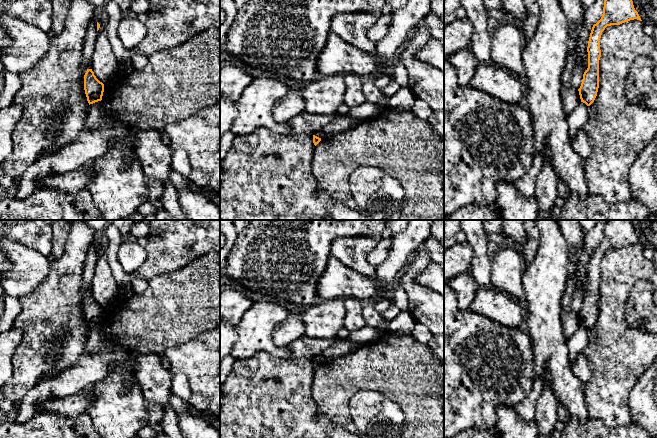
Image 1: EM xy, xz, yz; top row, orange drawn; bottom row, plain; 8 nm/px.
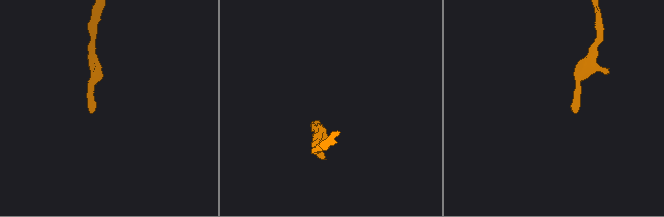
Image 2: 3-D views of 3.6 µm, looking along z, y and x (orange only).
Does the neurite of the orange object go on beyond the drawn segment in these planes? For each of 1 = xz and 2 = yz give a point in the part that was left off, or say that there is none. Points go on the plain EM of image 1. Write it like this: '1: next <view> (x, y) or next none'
1: next none
2: next none

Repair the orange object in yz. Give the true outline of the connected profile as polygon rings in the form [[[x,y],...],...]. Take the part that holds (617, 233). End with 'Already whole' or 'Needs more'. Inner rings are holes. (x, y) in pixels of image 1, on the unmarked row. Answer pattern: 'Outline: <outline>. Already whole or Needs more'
Outline: [[[607,220],[604,224],[601,243],[593,249],[588,265],[588,292],[583,298],[578,313],[581,326],[590,330],[599,312],[599,284],[601,281],[600,262],[607,250],[620,249],[630,244],[641,244],[635,234],[632,220]]]. Already whole

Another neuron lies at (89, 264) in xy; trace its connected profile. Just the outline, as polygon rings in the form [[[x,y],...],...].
[[[97,237],[93,240],[86,255],[83,265],[83,283],[80,289],[82,299],[82,309],[84,311],[84,299],[88,293],[91,293],[91,283],[95,274],[95,265],[97,261]]]

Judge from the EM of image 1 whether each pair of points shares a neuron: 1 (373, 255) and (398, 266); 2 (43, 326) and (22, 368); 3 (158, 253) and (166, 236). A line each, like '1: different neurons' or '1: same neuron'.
1: different neurons
2: same neuron
3: same neuron

